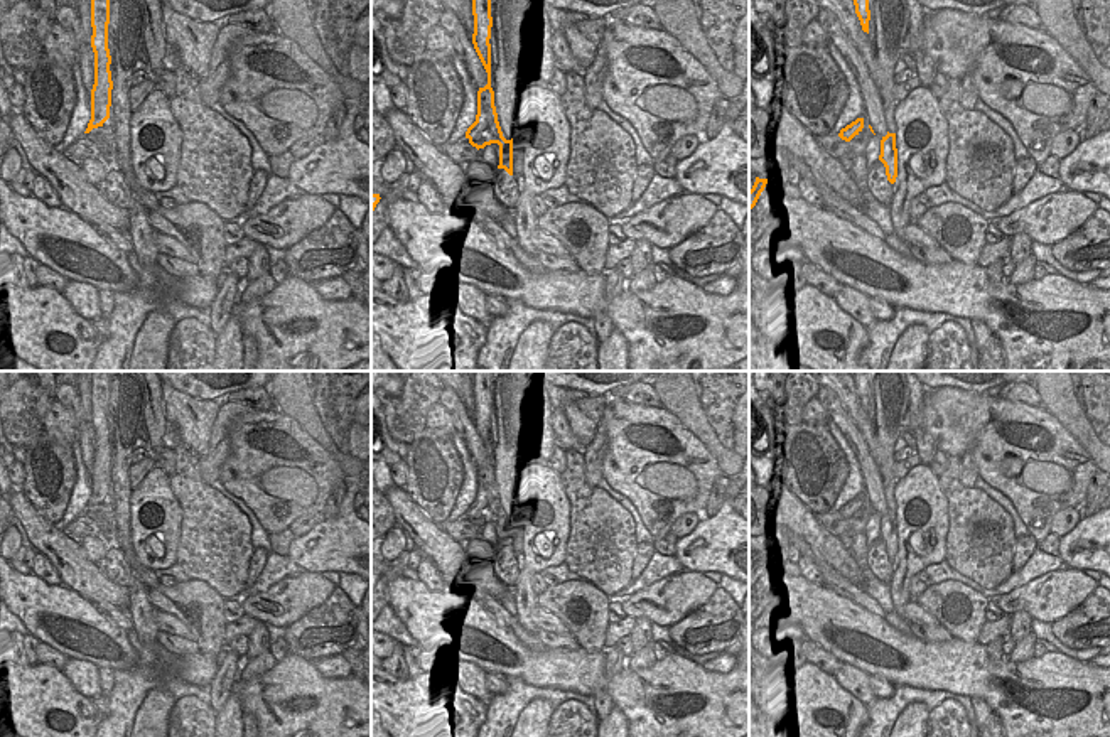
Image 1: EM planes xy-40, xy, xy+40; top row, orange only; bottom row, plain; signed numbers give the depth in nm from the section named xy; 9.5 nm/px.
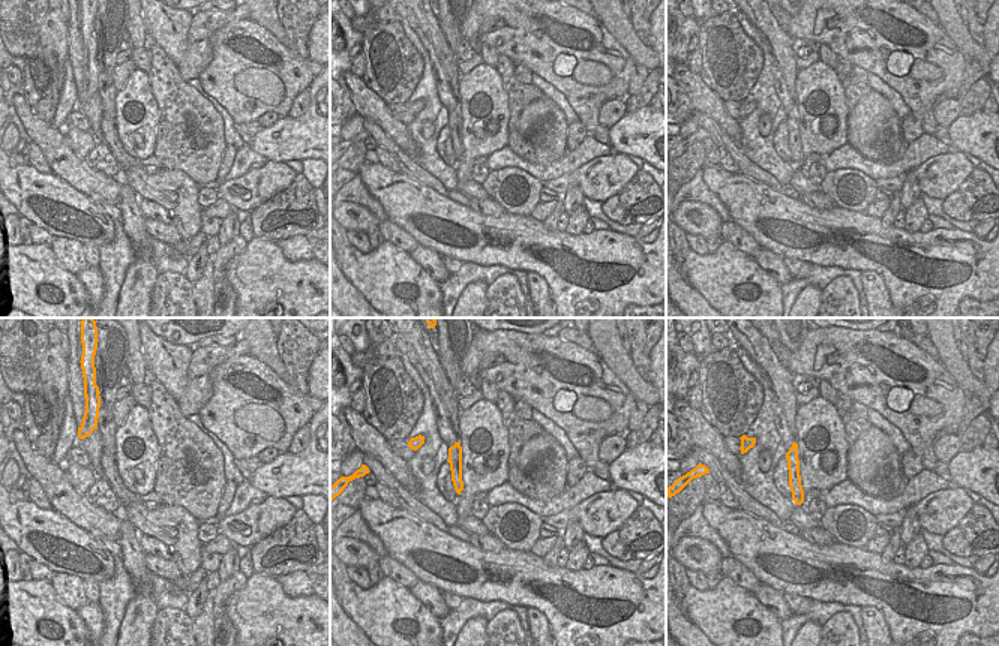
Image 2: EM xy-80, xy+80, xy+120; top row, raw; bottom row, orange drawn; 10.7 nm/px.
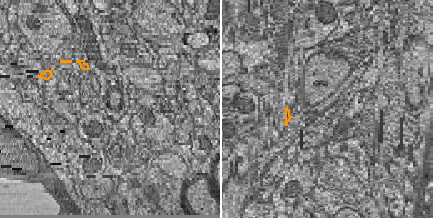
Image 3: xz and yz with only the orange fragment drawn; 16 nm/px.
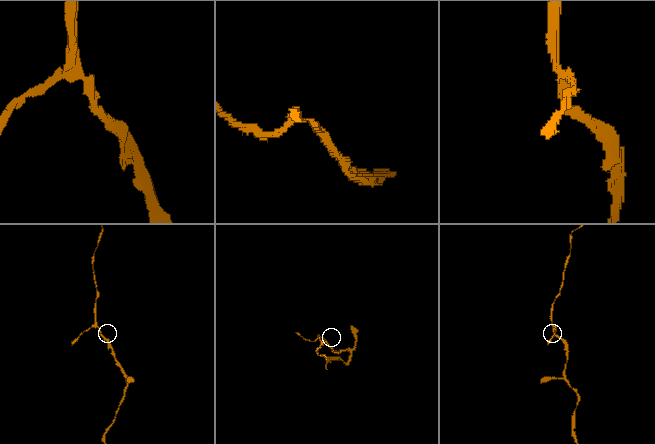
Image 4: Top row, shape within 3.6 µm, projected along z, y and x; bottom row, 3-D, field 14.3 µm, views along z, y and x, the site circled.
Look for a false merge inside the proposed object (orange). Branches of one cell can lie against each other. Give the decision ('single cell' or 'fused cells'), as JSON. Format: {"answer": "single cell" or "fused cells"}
{"answer": "fused cells"}

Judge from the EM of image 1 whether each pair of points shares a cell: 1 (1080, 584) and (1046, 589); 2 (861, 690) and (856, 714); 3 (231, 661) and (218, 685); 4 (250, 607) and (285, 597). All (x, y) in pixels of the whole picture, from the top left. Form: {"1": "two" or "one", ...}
{"1": "one", "2": "two", "3": "one", "4": "one"}

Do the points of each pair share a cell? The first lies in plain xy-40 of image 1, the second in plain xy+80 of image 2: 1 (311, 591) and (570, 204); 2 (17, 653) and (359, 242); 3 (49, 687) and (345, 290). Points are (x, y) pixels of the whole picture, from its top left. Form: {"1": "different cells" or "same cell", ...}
{"1": "different cells", "2": "same cell", "3": "different cells"}

